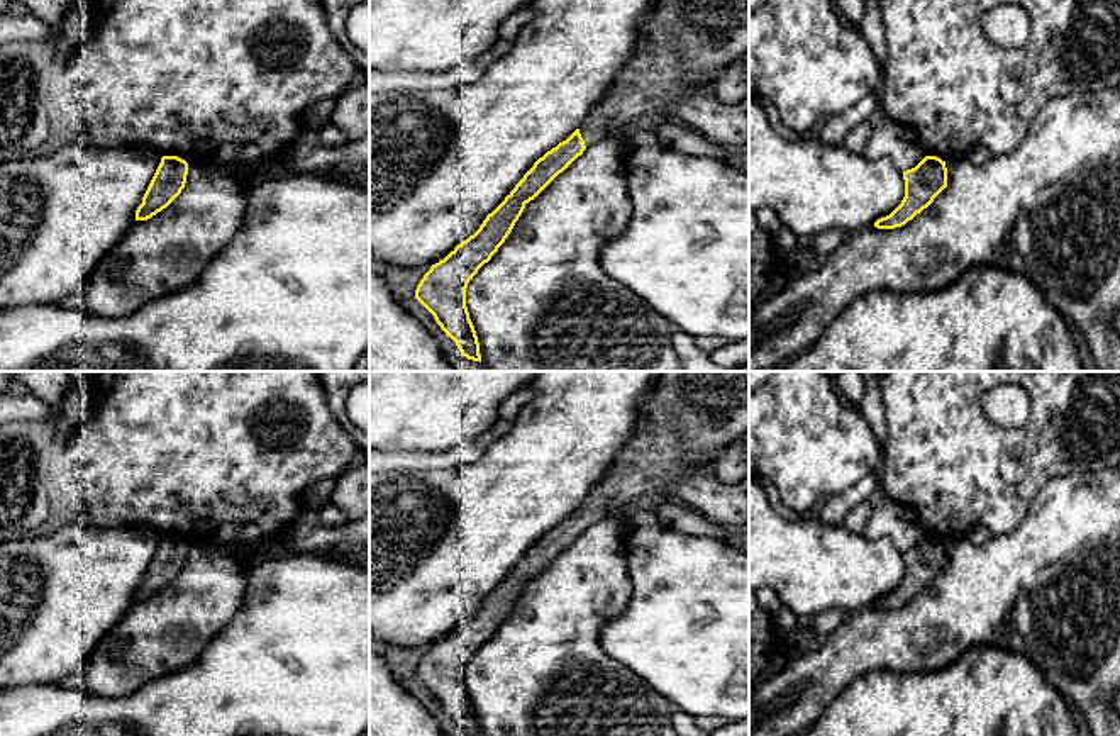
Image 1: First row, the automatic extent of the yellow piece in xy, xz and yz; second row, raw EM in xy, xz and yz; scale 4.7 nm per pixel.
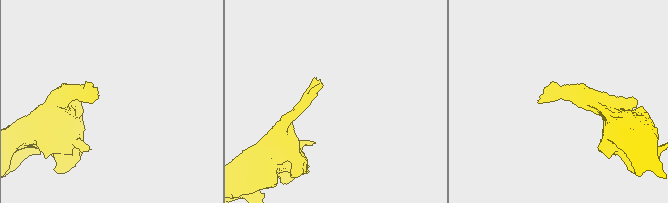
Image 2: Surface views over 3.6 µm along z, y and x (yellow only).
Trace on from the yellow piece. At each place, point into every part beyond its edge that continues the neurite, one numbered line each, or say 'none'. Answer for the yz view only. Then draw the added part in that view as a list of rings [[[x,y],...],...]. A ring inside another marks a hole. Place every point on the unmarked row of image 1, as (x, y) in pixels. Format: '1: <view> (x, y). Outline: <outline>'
none

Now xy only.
none

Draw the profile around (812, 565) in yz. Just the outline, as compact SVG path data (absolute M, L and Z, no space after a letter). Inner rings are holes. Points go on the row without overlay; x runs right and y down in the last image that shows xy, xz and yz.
M749 475L749 588L771 587L783 605L798 617L810 617L825 609L854 614L890 595L905 577L903 551L890 538L868 539L844 524L827 524L818 517L785 519L769 504L764 488Z

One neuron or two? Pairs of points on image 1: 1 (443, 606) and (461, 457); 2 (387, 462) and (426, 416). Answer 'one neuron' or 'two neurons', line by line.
1: two neurons
2: two neurons

